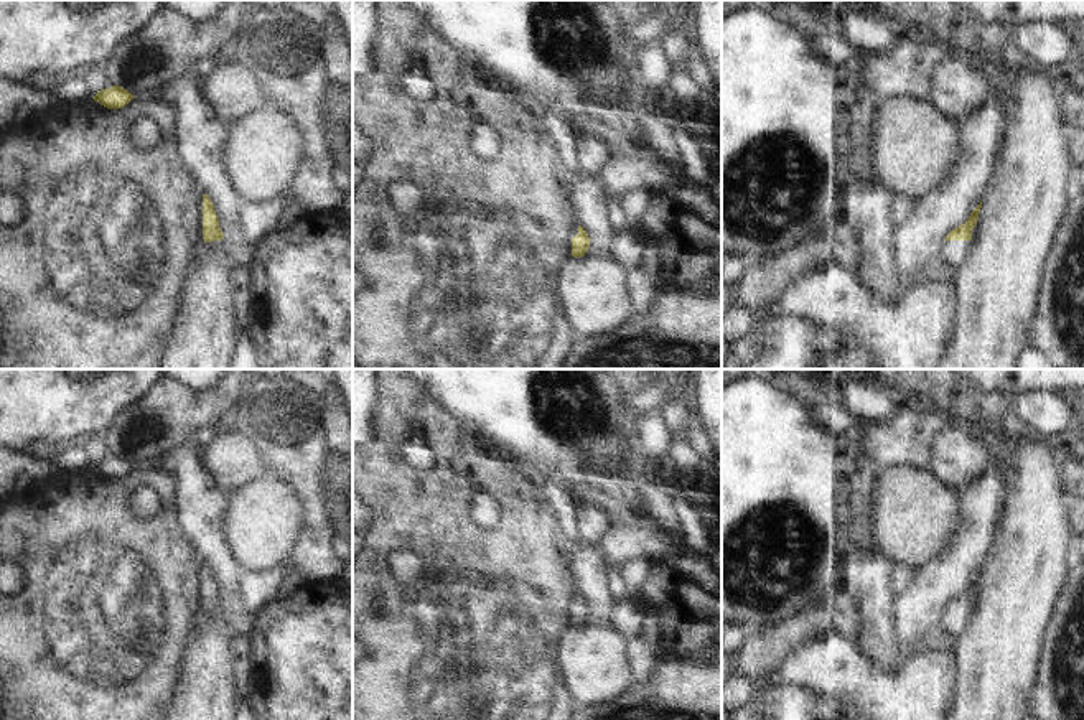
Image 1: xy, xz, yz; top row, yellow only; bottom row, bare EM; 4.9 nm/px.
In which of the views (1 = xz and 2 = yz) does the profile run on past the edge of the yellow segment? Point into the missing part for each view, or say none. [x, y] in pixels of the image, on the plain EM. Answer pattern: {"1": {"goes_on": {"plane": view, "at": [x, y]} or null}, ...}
{"1": {"goes_on": null}, "2": {"goes_on": {"plane": "yz", "at": [953, 620]}}}

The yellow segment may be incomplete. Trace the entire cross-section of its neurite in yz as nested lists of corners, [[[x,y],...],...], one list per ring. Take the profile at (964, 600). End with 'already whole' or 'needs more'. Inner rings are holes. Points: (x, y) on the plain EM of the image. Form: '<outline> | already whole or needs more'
[[[980,573],[970,582],[969,588],[959,596],[952,598],[946,608],[942,619],[937,623],[936,629],[947,629],[954,634],[960,634],[964,628],[969,624],[969,618],[972,613],[972,598],[977,593]]] | needs more

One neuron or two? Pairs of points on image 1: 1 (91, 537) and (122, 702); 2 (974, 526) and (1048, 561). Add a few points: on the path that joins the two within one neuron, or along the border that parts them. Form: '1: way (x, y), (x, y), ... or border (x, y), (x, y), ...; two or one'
1: way (99, 579), (99, 661); one
2: border (1004, 496), (989, 561), (981, 569); two

